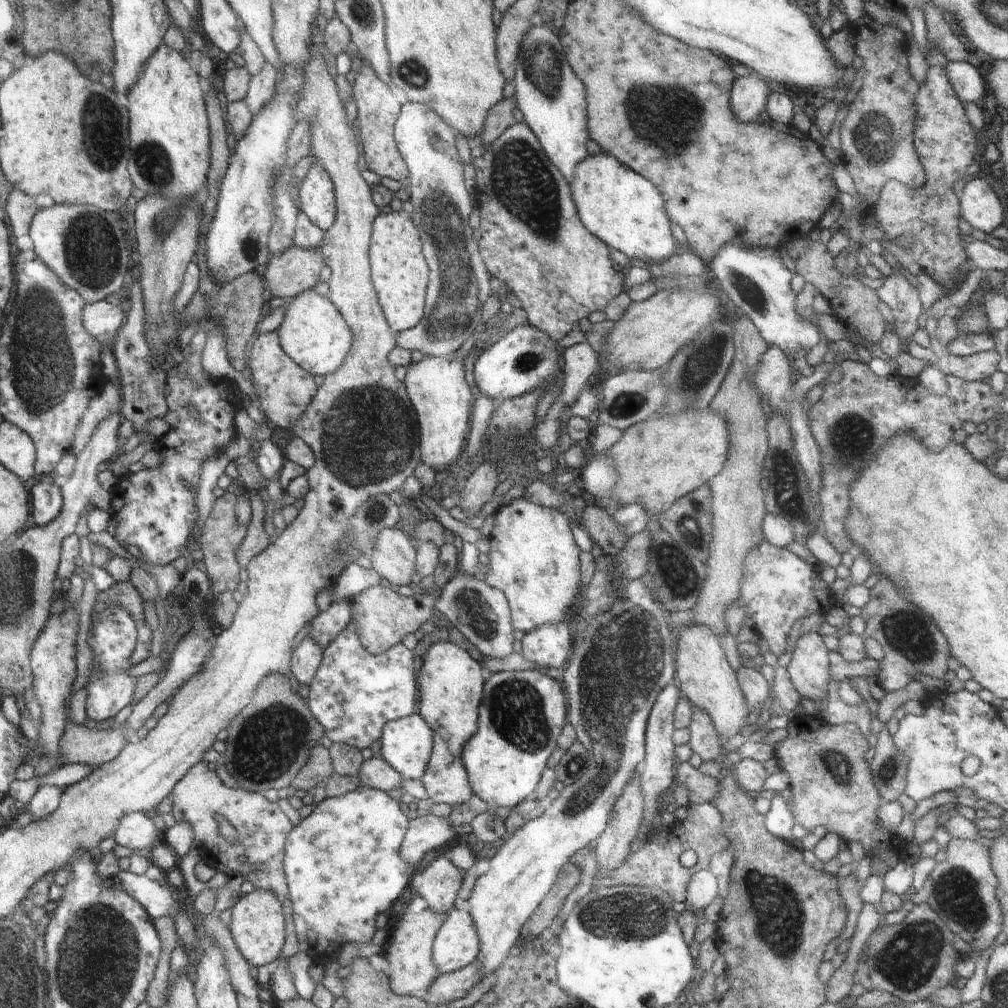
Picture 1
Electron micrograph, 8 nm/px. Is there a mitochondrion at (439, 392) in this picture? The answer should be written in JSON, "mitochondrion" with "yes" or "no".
{"mitochondrion":"no"}

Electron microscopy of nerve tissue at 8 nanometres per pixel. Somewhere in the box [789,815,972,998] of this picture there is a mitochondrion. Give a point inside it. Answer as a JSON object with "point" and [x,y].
{"point":[909,959]}

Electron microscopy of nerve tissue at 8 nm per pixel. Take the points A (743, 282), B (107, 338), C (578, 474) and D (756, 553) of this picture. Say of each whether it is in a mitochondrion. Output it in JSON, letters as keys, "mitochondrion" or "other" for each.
{"A":"mitochondrion","B":"other","C":"other","D":"other"}

